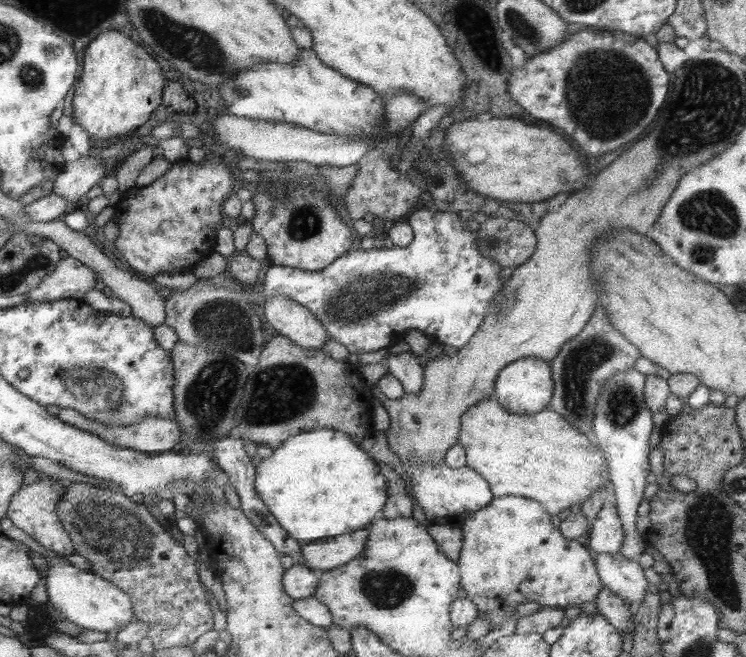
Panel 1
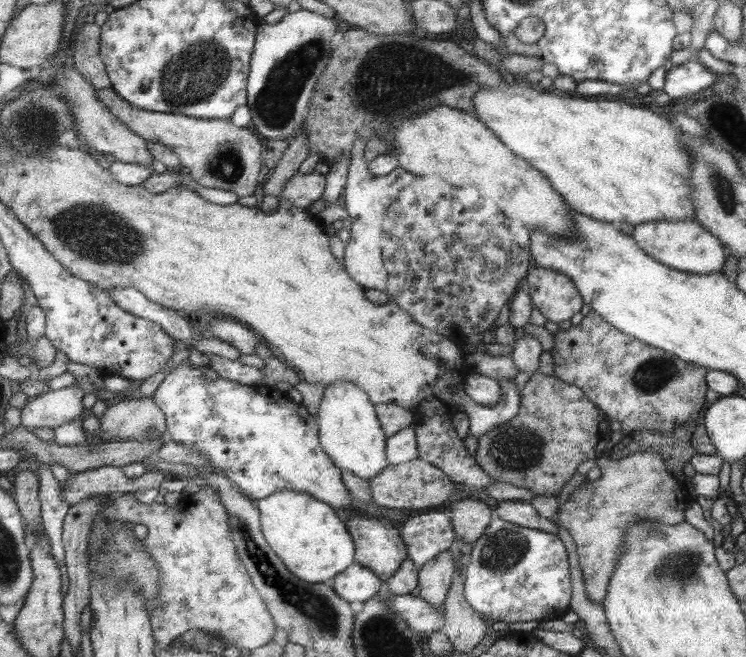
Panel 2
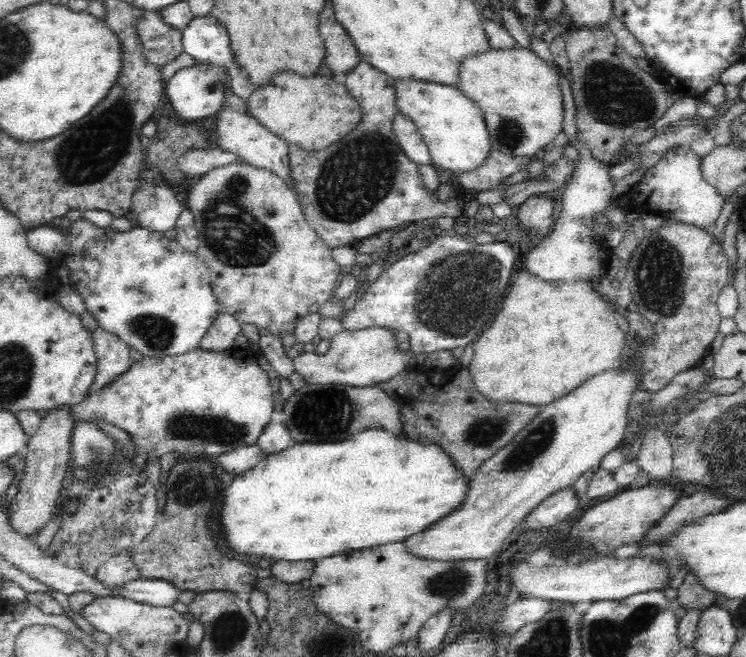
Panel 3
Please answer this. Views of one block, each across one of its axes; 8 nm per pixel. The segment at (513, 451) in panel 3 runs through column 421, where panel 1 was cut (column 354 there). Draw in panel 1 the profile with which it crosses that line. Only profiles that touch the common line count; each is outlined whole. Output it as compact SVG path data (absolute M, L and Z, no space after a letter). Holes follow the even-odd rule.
M369 525L339 537L324 538L302 544L301 558L305 562L303 565L316 573L345 565L364 552L368 534Z

